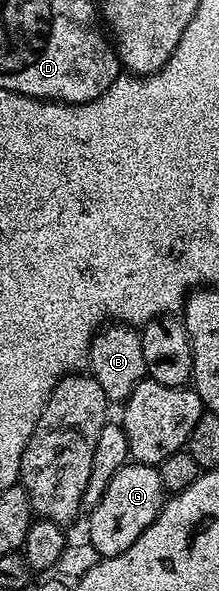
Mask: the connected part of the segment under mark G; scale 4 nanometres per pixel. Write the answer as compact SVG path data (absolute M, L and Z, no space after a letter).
M127 462L108 481L108 489L104 489L104 497L100 505L96 505L94 511L89 512L90 519L90 542L96 549L99 557L116 557L156 521L156 517L162 511L164 492L162 482L158 476L157 466L149 463Z

